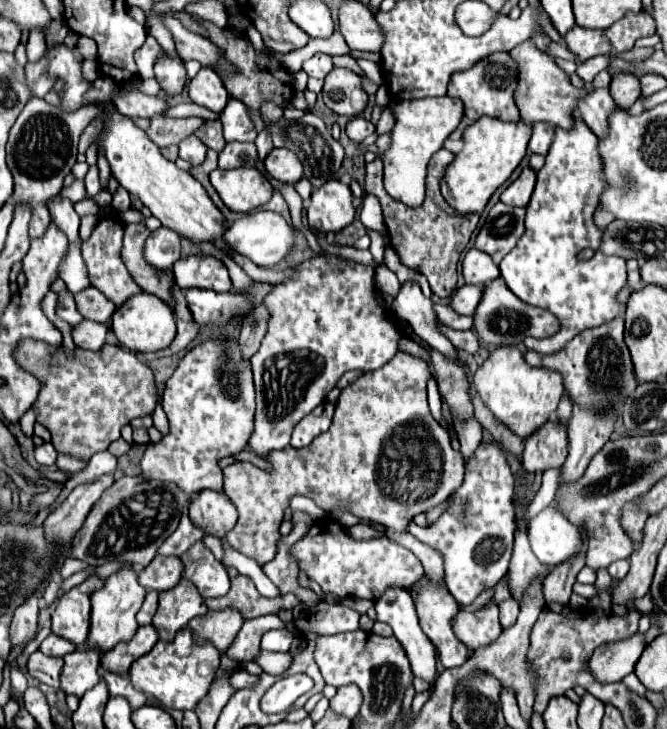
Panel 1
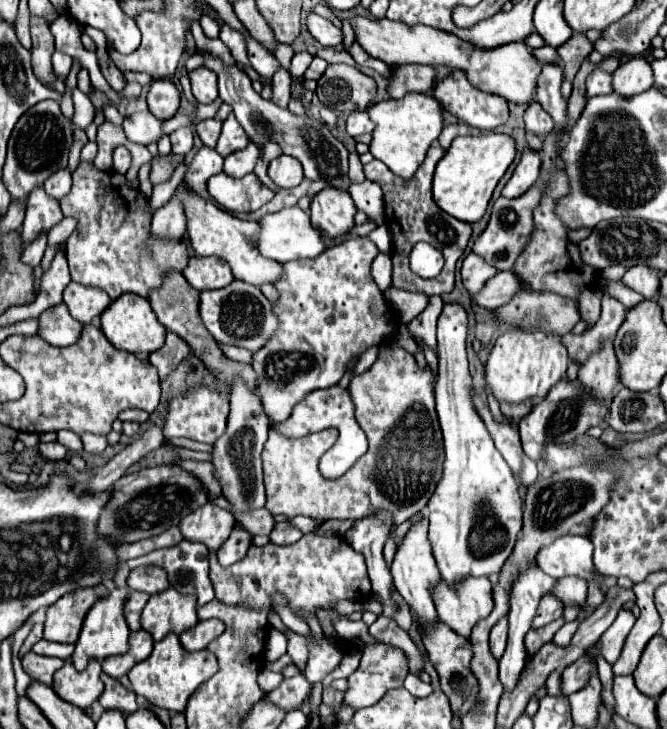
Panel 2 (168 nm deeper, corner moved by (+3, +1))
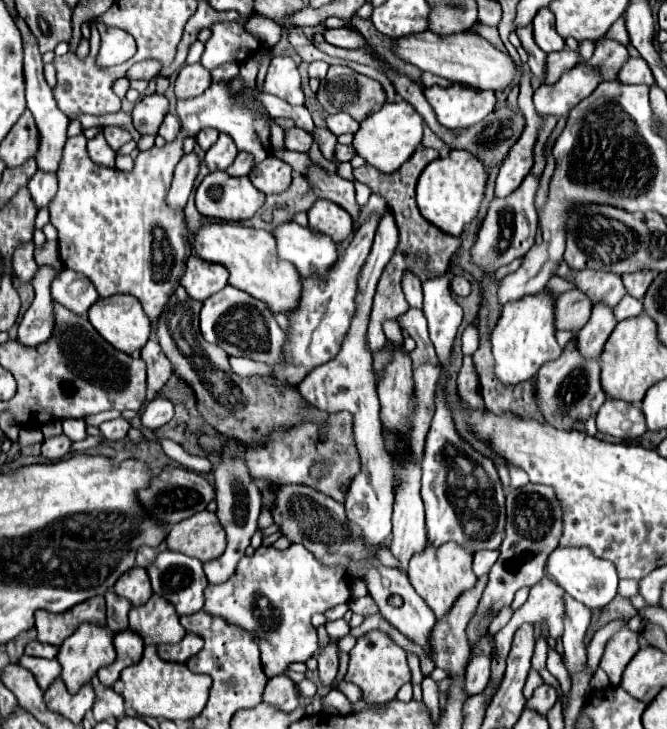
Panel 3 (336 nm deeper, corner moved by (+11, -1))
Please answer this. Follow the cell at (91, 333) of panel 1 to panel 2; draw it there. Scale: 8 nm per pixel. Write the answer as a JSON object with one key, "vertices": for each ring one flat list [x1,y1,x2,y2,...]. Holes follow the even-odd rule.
{"vertices":[[64,304,54,306,40,314,40,336,52,346,70,346,76,344,82,336,84,324,74,320]]}

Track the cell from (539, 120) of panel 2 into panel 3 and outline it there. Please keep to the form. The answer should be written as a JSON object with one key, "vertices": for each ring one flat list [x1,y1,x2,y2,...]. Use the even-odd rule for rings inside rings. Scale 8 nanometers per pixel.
{"vertices":[[576,64,554,84,540,84,534,92,534,106,540,116,566,116,580,100,596,90,602,76,592,66]]}

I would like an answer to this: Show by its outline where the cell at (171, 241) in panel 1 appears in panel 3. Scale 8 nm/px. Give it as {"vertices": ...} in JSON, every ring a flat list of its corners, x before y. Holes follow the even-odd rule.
{"vertices":[[190,152,190,154,184,154,182,160,178,162,176,166,176,172,174,172,174,182,172,182,172,188,168,192,168,204,174,206,174,208,184,208,186,206,186,200,194,188,194,180,198,176,198,170,200,170,200,156,196,152]]}

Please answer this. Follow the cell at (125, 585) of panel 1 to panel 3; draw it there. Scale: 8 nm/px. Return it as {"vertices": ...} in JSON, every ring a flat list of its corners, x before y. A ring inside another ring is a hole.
{"vertices":[[80,624,80,628,62,642,56,660,62,666,62,682,66,684,70,694,76,694,90,678,104,666,110,666,116,660,116,652,112,646,112,632,108,628,100,628,96,624]]}

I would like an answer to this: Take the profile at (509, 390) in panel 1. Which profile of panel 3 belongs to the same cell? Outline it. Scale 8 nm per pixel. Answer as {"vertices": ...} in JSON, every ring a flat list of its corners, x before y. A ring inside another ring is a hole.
{"vertices":[[544,288,540,294,520,298,504,304,502,316,492,332,492,354,496,360,496,376,502,384,518,384,534,378,544,362,556,360,562,352,554,334,554,294]]}

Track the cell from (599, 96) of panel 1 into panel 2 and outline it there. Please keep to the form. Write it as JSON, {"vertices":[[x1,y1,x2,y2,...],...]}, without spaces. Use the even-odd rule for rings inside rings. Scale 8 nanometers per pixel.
{"vertices":[[596,70,586,80,586,100,600,94,612,94,612,82,610,82,610,74]]}

